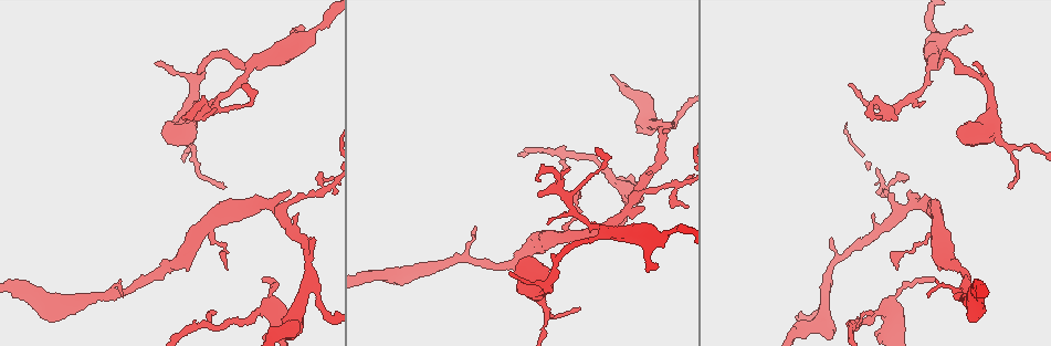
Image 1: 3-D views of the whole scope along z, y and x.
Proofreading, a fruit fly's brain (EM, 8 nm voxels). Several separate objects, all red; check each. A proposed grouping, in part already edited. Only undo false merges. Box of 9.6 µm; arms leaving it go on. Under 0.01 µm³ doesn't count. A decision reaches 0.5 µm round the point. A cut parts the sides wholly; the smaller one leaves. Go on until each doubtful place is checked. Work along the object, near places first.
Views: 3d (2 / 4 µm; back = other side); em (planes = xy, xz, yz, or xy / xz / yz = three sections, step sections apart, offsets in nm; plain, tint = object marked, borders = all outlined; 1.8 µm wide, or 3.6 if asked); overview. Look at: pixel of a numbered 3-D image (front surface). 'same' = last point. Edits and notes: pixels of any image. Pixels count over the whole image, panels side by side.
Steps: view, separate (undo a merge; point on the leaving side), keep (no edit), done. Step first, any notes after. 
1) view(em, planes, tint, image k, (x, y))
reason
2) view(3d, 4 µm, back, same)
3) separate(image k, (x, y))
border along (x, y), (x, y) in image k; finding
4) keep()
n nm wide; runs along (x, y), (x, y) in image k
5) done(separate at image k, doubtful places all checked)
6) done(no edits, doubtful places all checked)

view(em, xy, step 16, tint, image 1, (634, 198))
arms part here

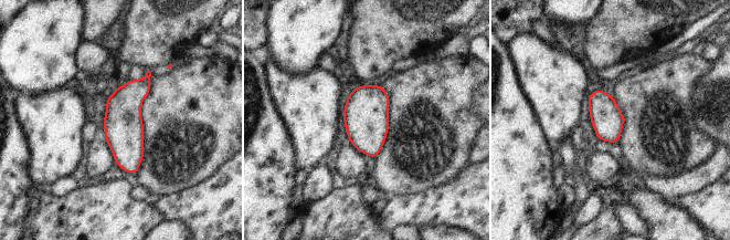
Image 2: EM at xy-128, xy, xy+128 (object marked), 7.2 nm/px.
view(em, xz, step 4, tint, same)
cut it another way

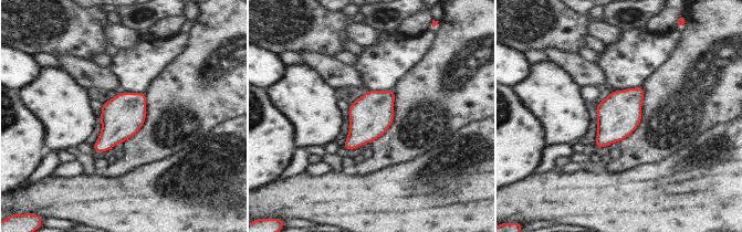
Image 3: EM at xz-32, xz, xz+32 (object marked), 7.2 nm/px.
keep()
continuous, no second cell

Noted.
view(em, planes, tint, image 1, (308, 287))

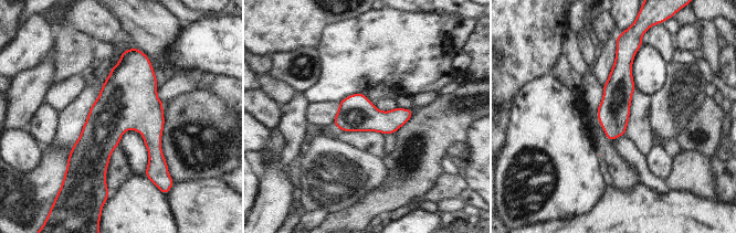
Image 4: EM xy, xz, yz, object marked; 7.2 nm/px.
keep()
runs along (620, 50), (620, 86), (611, 136) in image 4; continuous, no second cell

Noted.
view(em, xy, step 4, tint, image 1, (627, 192))
arms run side by side

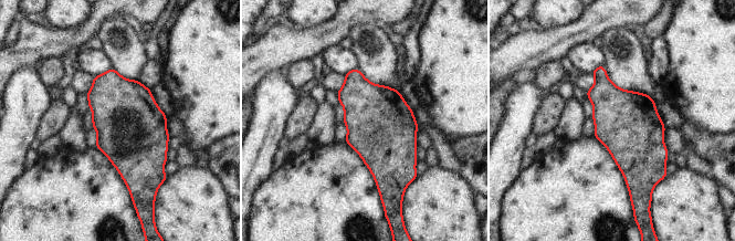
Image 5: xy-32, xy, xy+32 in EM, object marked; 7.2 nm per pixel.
view(em, planes, tint, same)
another direction

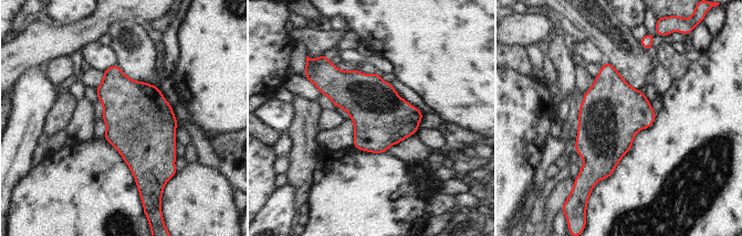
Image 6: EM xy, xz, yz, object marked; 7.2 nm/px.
keep()
420 nm wide; all the same cell

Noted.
view(em, planes, tint, image 1, (900, 103))
four or more arms meet

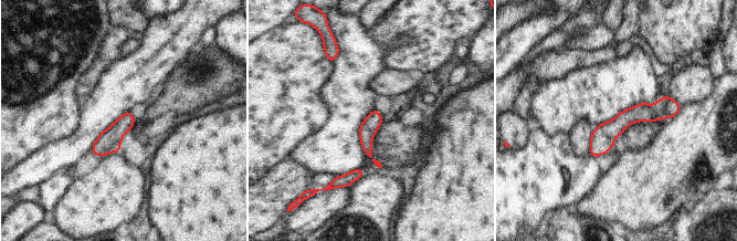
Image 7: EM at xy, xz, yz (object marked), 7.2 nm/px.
keep()
runs along (677, 107), (625, 117), (592, 152) in image 7; all the same cell

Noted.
view(em, planes, tint, image 1, (933, 66))

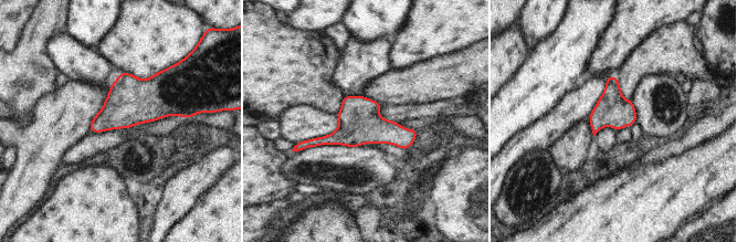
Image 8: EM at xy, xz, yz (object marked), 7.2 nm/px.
keep()
one cell here

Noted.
view(3d, 4 µm, image 1, (987, 79))
abrupt turn

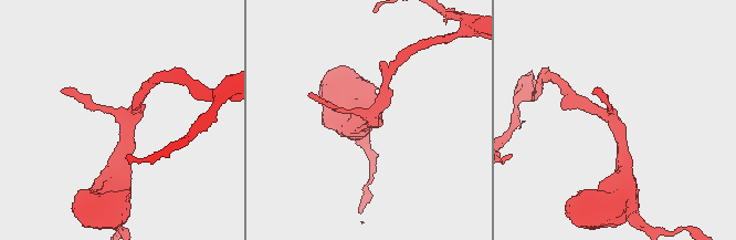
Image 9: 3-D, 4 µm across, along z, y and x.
view(em, planes, tint, image 9, (125, 121))

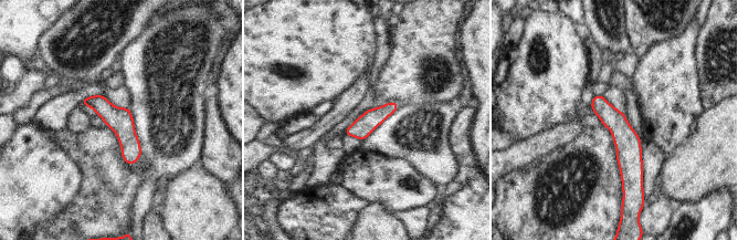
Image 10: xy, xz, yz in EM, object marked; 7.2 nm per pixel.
keep()
runs along (597, 97), (628, 142), (626, 188) in image 10; continuous, no second cell

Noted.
done(no edits, doubtful places all checked)

